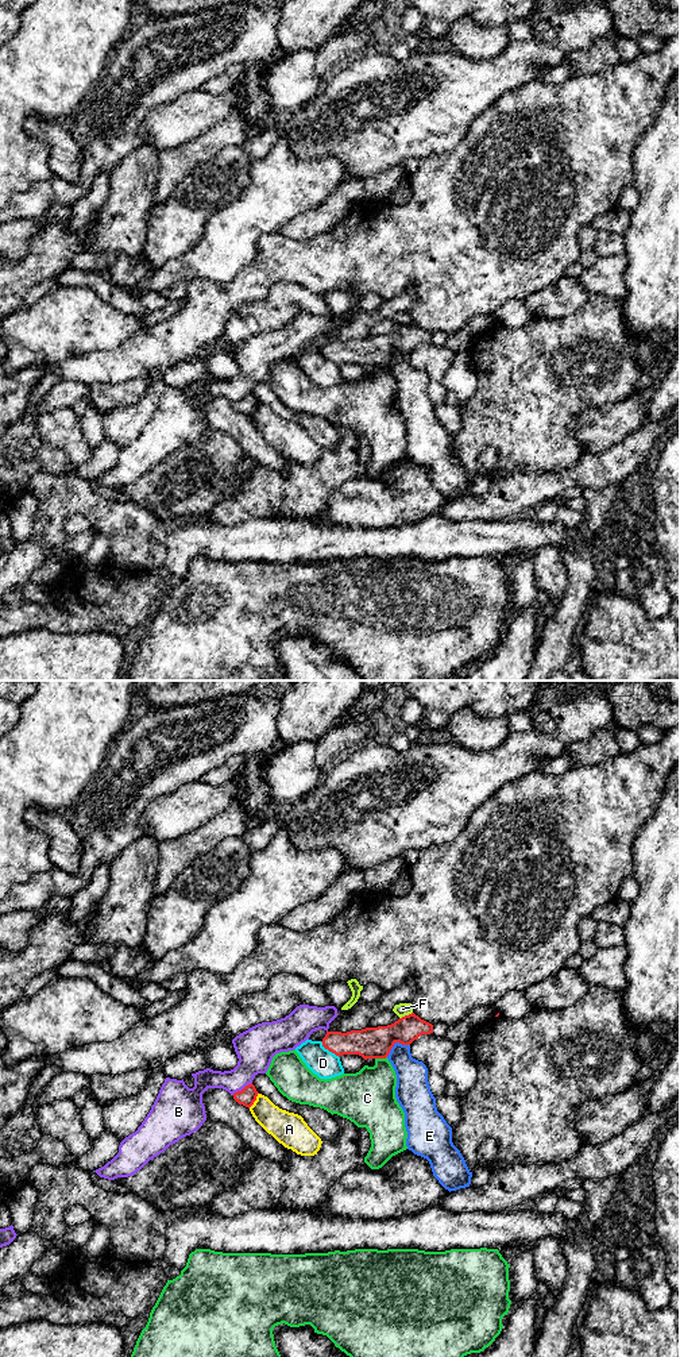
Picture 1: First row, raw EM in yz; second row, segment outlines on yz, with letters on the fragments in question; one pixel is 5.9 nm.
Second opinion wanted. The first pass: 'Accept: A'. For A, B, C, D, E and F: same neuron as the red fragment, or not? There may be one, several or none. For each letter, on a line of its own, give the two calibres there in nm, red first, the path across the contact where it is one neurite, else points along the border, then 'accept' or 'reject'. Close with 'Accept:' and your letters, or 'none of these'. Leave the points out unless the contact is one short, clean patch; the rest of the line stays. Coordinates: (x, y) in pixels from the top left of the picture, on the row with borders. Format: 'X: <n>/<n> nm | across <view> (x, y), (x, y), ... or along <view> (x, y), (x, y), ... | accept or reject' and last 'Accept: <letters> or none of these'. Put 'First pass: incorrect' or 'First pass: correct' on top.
First pass: incorrect
A: 100/190 nm | along yz (258, 1093), (248, 1107) | reject
B: 100/220 nm | reject
C: 190/320 nm | reject
D: 190/160 nm | along yz (320, 1041), (339, 1057) | reject
E: 190/190 nm | reject
F: 190/80 nm | along yz (412, 1012), (400, 1018) | reject
Accept: none of these

